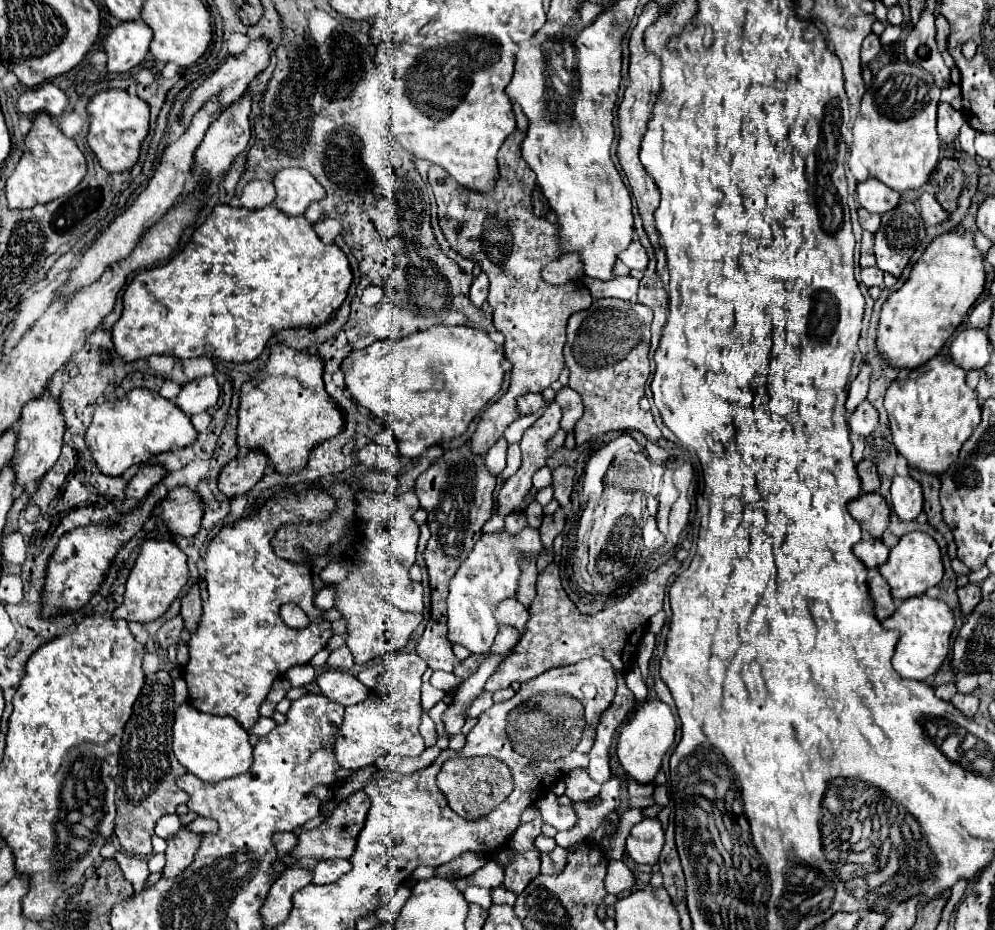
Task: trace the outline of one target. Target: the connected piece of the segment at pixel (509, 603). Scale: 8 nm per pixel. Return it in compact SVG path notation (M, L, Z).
M510 598L498 606L496 620L498 620L498 624L516 626L520 632L524 632L524 624L528 620L528 610L516 598Z

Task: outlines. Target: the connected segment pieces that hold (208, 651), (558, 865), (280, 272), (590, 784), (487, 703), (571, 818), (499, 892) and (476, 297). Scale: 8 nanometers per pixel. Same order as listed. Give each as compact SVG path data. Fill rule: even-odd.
M280 490L276 496L268 498L254 514L244 520L232 522L222 526L222 530L210 540L206 550L206 576L208 576L208 600L202 606L202 620L192 634L188 648L190 660L182 668L182 678L188 684L190 704L208 714L232 716L236 718L246 732L254 728L258 722L260 706L270 692L270 686L276 678L284 676L288 668L294 664L308 664L322 648L326 648L328 640L332 638L330 620L324 620L322 610L314 604L314 586L312 586L312 566L310 564L296 564L290 560L282 560L274 554L270 540L284 524L298 524L298 522L322 522L332 516L336 510L336 500L326 494L324 490ZM286 602L298 604L304 614L308 616L310 624L302 630L288 628L280 618L280 606Z
M556 846L552 852L548 854L540 854L542 858L542 874L560 874L562 866L566 866L566 850Z
M284 168L278 170L274 174L274 188L276 188L276 200L274 206L264 206L258 210L248 210L248 208L240 208L240 206L228 206L228 204L218 204L214 206L214 210L208 214L206 222L202 226L198 226L198 230L192 234L188 246L176 256L172 258L168 264L164 266L156 266L150 270L140 272L132 284L126 288L124 292L124 310L120 320L114 324L112 328L112 342L116 352L126 360L138 360L138 358L148 358L150 354L166 354L166 356L174 356L174 358L200 358L200 356L208 356L208 358L220 358L220 360L228 360L228 362L252 362L254 358L258 358L264 350L264 344L268 342L268 338L282 330L282 328L298 328L298 326L316 326L320 322L326 322L330 318L330 314L340 308L340 304L344 302L350 282L352 282L352 272L348 266L348 258L346 254L336 246L336 244L324 244L312 230L312 224L300 216L304 214L306 206L314 200L324 198L324 188L314 180L314 176L304 170L304 168Z
M584 768L566 774L564 784L566 784L566 796L570 796L570 800L590 800L600 792L600 784L594 782Z
M484 690L484 692L466 708L466 718L478 718L478 716L480 716L484 710L488 710L492 704L494 704L492 692Z
M548 792L540 798L540 814L542 814L544 822L554 826L556 830L570 830L578 822L578 816L574 814L572 806L570 804L560 806L556 802L554 792Z
M496 886L492 890L492 902L494 904L510 904L510 906L514 906L516 894L512 890L508 890L506 886Z
M482 272L478 278L474 278L474 282L472 282L472 288L470 288L470 300L474 302L474 306L476 308L480 308L484 302L486 302L486 298L488 298L488 276Z

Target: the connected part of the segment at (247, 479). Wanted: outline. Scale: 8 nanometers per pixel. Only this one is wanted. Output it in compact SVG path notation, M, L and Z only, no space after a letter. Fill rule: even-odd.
M246 450L244 456L234 458L222 470L218 488L230 498L238 494L248 494L248 490L264 476L266 466L268 466L268 458L262 456L260 450Z

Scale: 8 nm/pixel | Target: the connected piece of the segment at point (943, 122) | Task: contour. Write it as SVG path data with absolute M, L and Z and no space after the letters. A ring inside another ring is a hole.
M948 102L938 104L938 136L944 142L954 142L960 126L966 122L962 112L956 112Z

